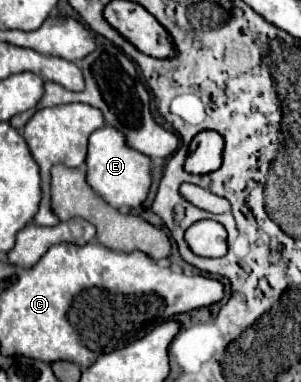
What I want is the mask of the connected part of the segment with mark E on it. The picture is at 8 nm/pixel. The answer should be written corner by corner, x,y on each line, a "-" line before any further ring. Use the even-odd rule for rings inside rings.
112,126
98,128
88,140
88,156
86,156
86,182
90,188
112,208
128,214
132,209
138,208
150,190
150,160
148,156
128,148
124,144
124,134

